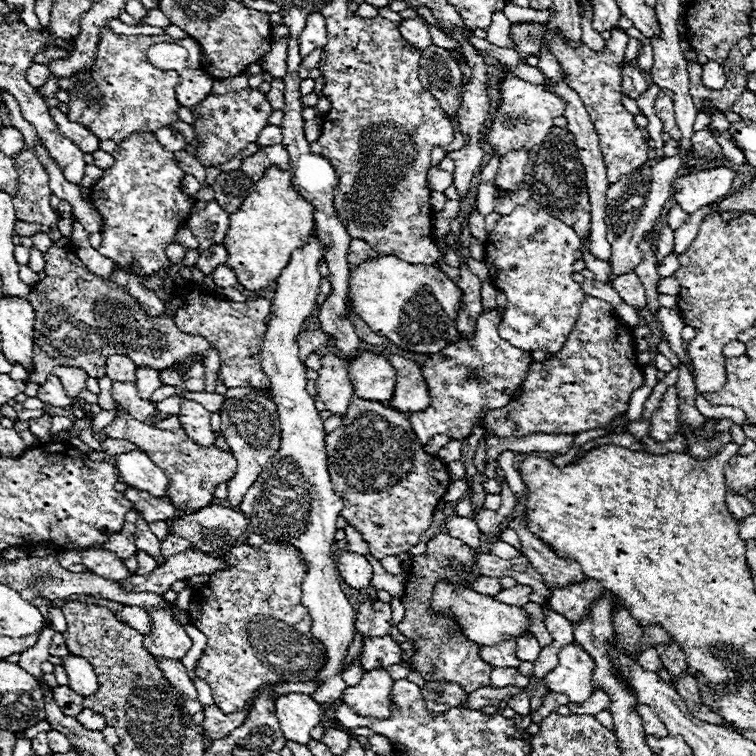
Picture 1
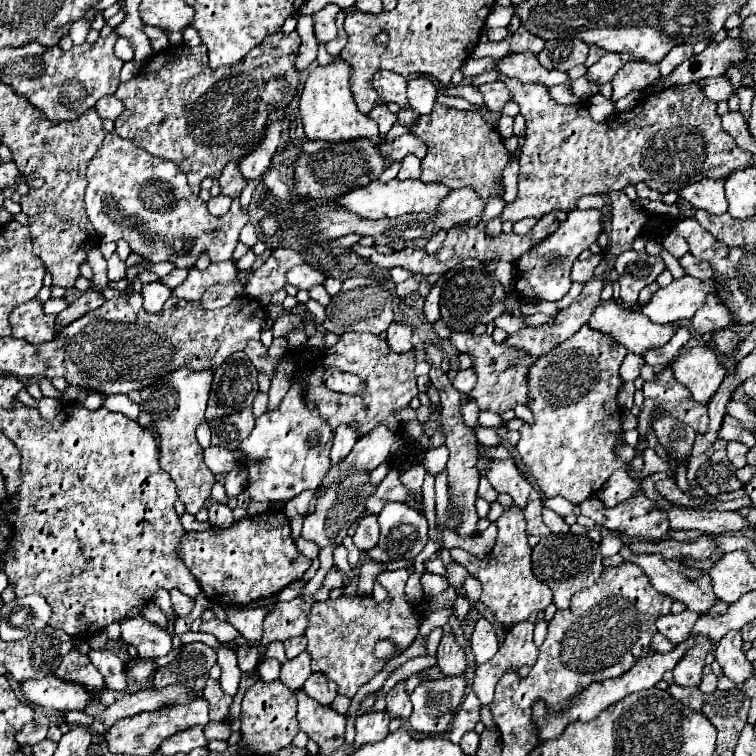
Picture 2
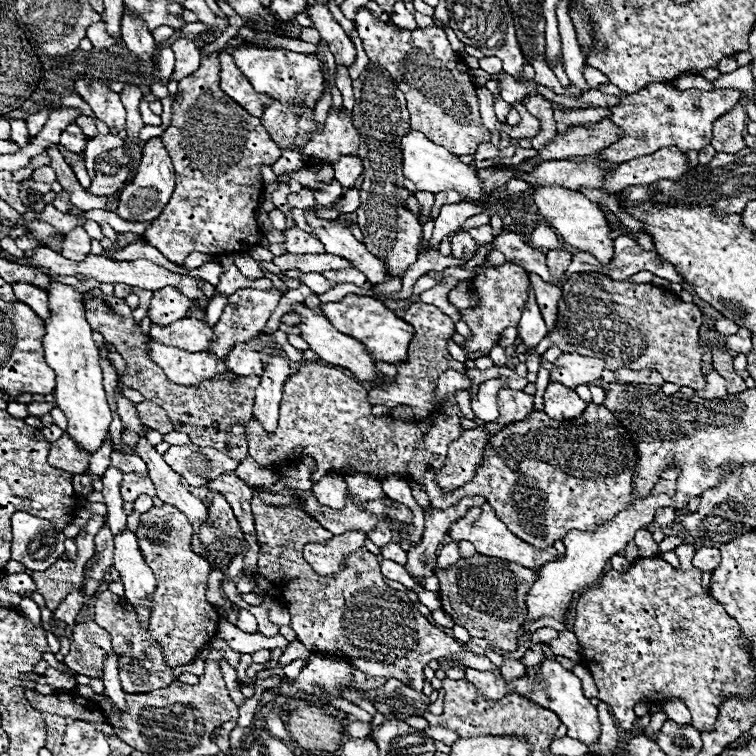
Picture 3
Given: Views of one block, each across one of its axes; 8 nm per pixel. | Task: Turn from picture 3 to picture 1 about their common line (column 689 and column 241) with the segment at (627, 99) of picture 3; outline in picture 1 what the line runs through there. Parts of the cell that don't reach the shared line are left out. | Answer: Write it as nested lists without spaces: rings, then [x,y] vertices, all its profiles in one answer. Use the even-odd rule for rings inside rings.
[[[244,88],[240,92],[228,92],[228,94],[210,94],[202,104],[196,104],[190,108],[194,114],[194,132],[198,140],[196,158],[202,166],[220,166],[228,162],[234,154],[244,150],[250,142],[256,142],[260,130],[266,126],[266,120],[272,114],[272,106],[260,90]]]

